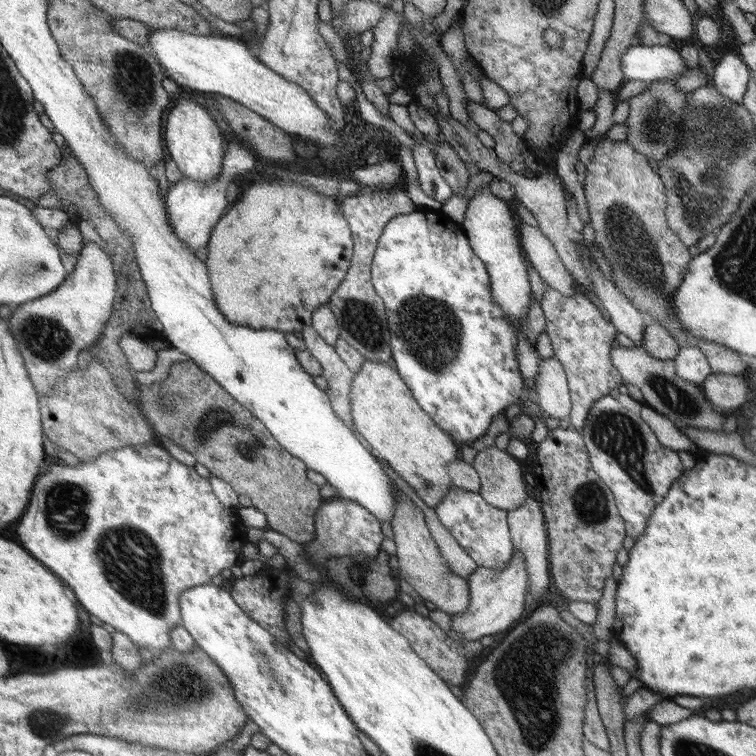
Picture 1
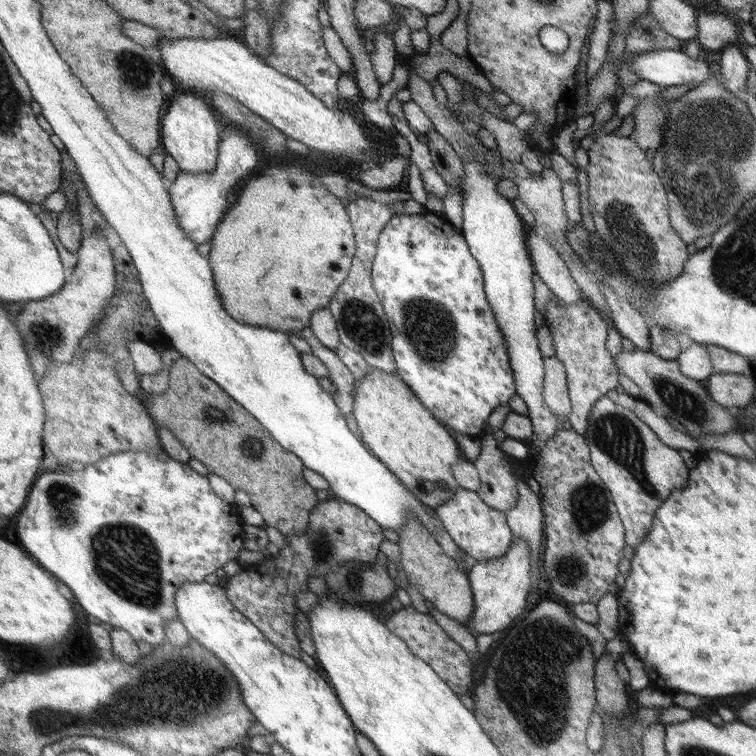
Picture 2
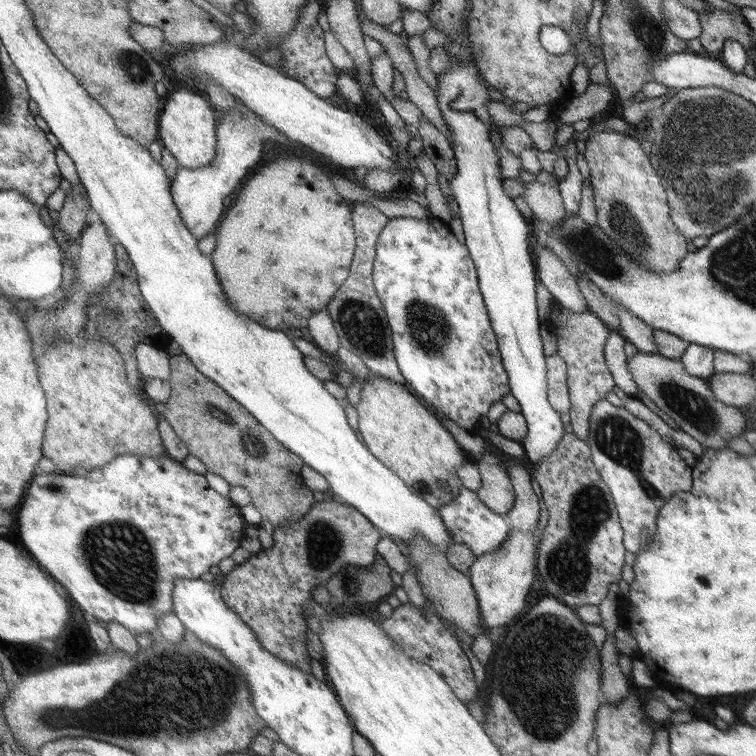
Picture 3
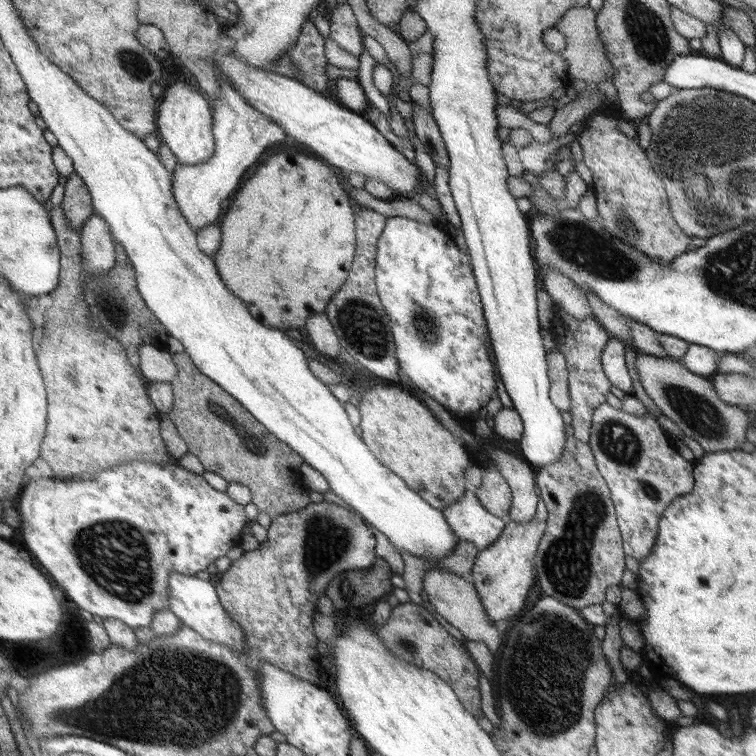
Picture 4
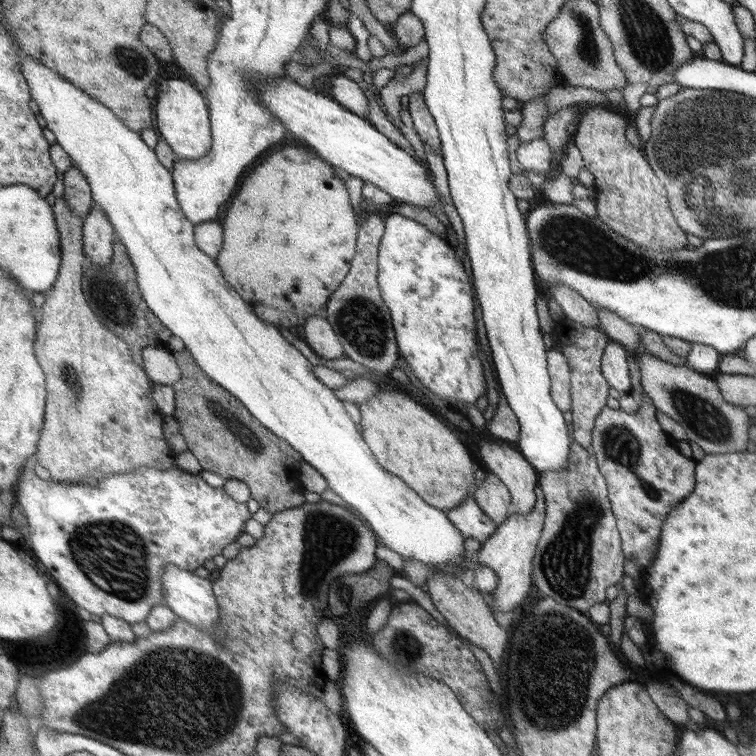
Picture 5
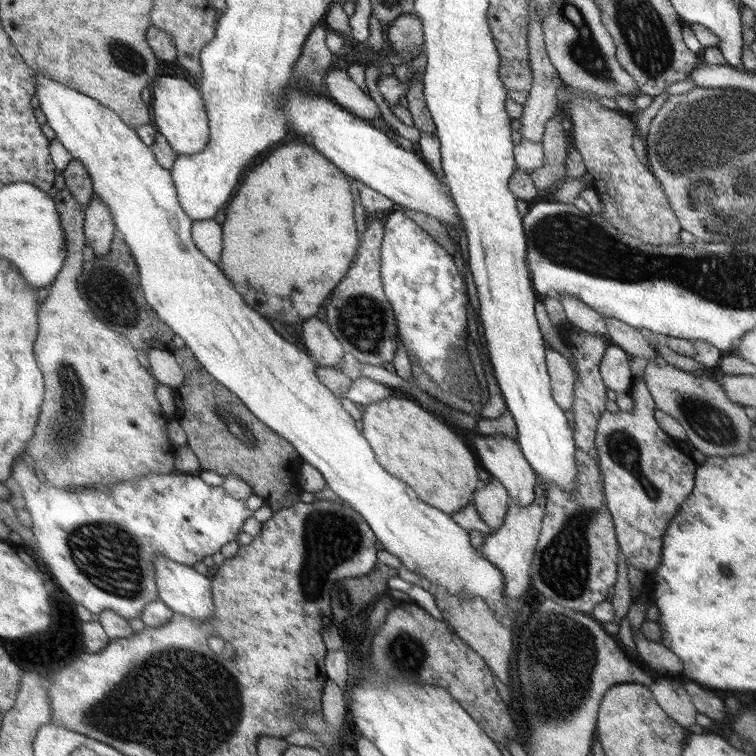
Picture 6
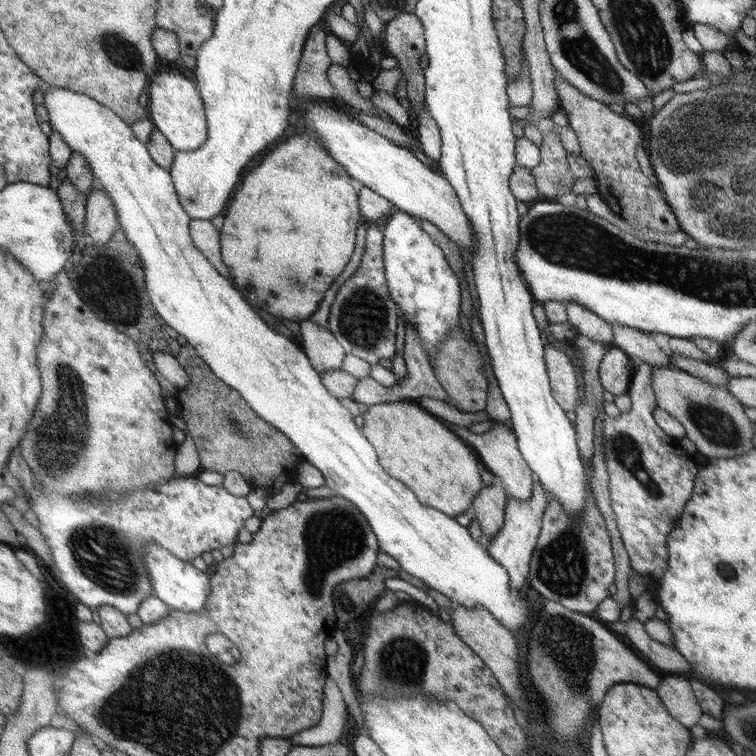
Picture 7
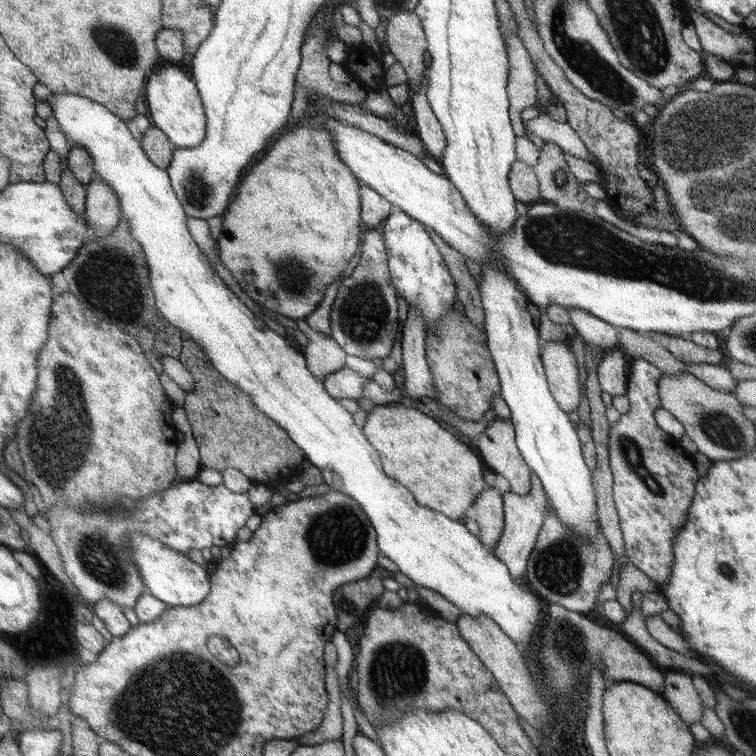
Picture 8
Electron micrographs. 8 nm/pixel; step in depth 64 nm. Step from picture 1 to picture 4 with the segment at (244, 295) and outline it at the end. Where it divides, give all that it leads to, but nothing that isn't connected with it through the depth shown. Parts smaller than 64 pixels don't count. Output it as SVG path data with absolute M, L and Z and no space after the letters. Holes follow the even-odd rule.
M292 149L271 155L265 160L265 164L259 166L250 178L247 177L243 181L243 186L232 198L223 220L220 221L221 242L213 260L215 266L219 264L219 276L223 276L223 280L227 280L227 288L231 288L231 292L235 292L235 296L239 296L239 300L243 300L243 305L253 314L254 318L268 327L279 328L280 331L283 331L288 328L297 329L298 326L305 326L306 320L310 319L311 316L325 312L334 292L337 292L339 287L345 283L345 276L350 273L351 260L354 260L353 248L356 248L357 234L353 234L353 212L351 212L347 195L343 192L343 188L339 186L335 174L327 166L317 162L317 159Z

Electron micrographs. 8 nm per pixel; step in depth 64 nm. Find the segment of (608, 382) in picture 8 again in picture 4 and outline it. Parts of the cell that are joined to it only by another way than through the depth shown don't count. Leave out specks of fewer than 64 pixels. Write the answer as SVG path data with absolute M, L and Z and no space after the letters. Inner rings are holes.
M611 337L609 342L602 350L602 368L606 372L610 384L615 388L619 388L626 395L632 395L631 378L629 377L627 366L623 360L623 351L625 344L614 337Z

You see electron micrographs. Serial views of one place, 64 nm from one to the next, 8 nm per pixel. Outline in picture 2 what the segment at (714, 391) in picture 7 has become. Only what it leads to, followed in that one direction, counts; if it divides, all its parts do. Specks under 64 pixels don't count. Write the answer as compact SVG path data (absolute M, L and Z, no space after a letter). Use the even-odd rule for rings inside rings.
M634 349L631 352L621 351L615 356L615 364L618 372L638 386L641 400L649 405L656 415L673 418L695 439L698 436L713 436L736 430L737 416L733 420L723 405L717 404L713 398L707 400L704 383L683 376L677 360L663 360L655 353Z

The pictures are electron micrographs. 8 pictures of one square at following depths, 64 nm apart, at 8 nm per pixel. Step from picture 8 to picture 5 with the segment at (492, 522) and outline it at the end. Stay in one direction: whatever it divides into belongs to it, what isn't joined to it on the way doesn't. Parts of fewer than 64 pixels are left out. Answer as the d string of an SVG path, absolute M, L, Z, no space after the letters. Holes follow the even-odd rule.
M487 472L480 486L472 492L472 496L478 507L497 526L508 518L510 494L495 474Z

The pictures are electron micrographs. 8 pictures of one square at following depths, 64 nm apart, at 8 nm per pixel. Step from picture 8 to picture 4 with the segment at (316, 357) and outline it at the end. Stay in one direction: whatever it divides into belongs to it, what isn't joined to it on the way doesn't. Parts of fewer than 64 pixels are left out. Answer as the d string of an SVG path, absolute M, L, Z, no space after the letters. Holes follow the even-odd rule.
M325 314L314 315L307 319L305 330L307 331L307 338L309 338L309 345L318 354L326 358L337 359L341 344L334 332L333 325L325 317Z

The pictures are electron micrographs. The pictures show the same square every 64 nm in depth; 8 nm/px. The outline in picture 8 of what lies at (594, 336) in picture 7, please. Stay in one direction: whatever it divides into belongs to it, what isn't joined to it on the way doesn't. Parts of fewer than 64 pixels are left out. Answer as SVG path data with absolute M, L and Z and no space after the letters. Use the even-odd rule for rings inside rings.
M569 309L570 324L583 338L585 343L598 346L601 349L613 348L618 342L618 327L612 327L604 320L599 320L582 309Z

